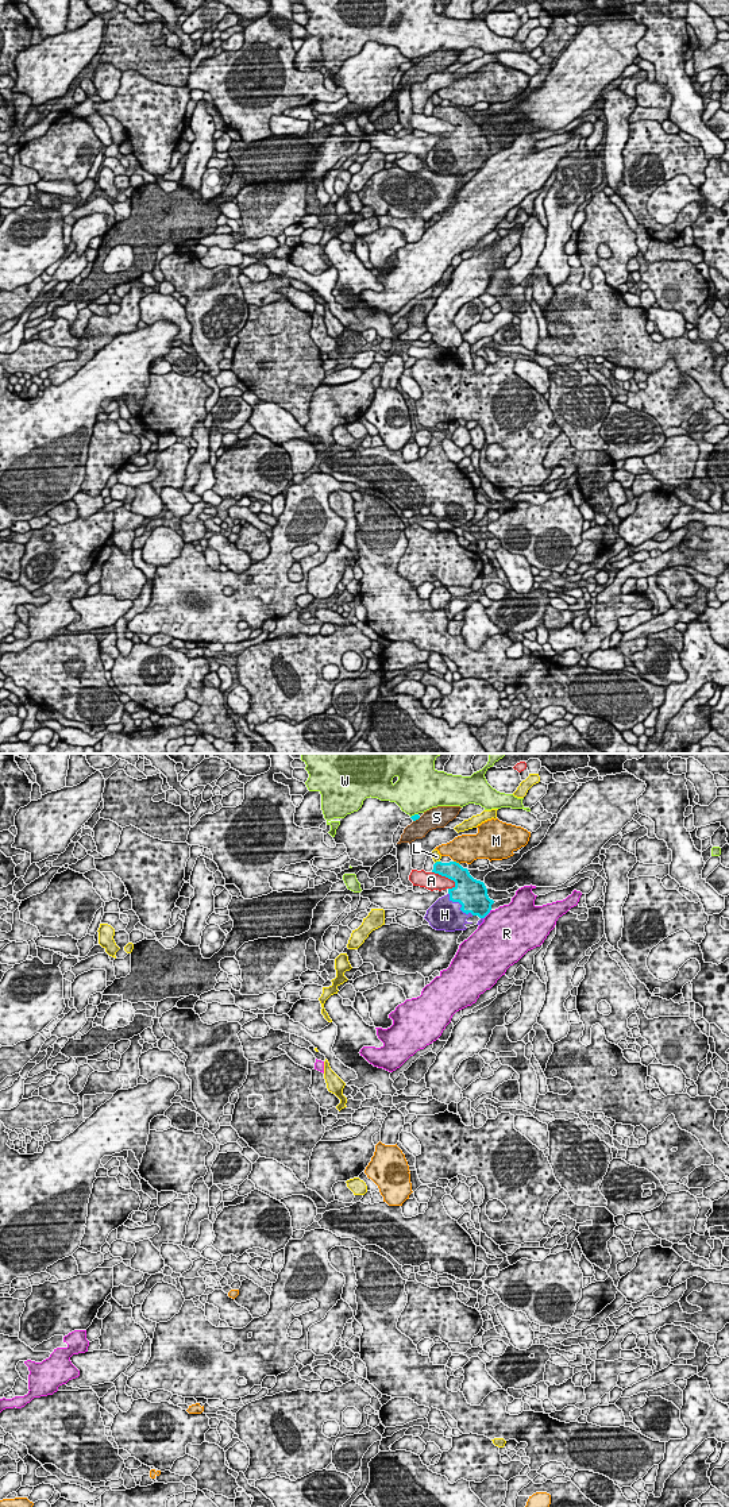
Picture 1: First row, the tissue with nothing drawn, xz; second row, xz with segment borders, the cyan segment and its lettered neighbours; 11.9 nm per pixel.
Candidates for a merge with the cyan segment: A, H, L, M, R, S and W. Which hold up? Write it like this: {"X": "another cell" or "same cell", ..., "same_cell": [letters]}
{"A": "another cell", "H": "same cell", "L": "another cell", "M": "another cell", "R": "another cell", "S": "another cell", "W": "another cell", "same_cell": ["H"]}

